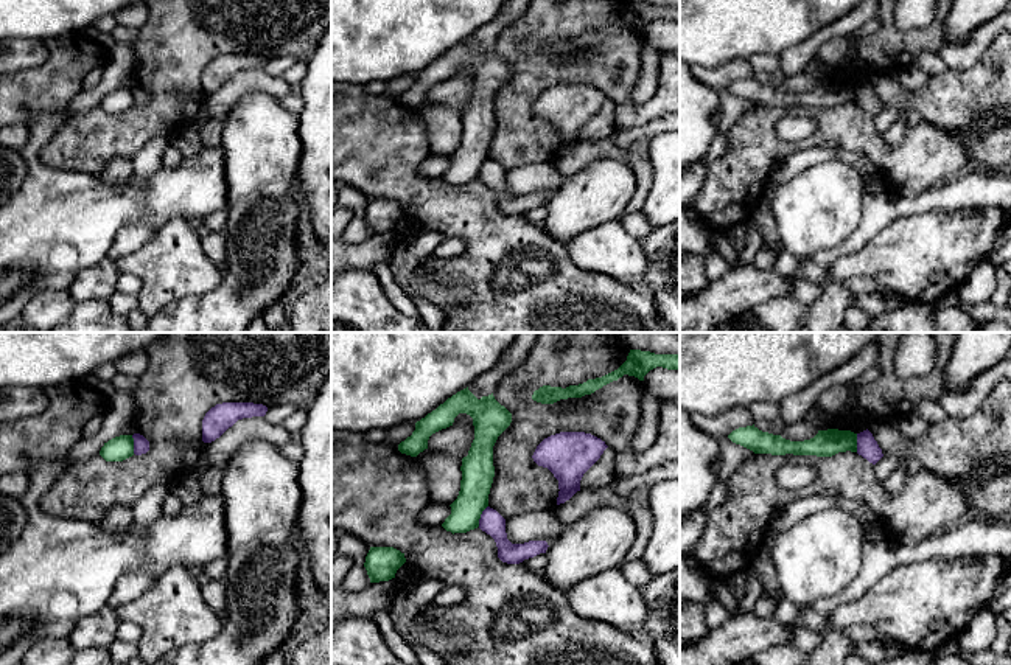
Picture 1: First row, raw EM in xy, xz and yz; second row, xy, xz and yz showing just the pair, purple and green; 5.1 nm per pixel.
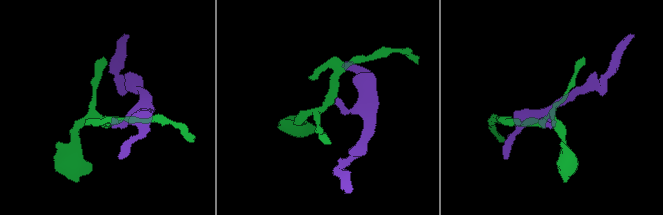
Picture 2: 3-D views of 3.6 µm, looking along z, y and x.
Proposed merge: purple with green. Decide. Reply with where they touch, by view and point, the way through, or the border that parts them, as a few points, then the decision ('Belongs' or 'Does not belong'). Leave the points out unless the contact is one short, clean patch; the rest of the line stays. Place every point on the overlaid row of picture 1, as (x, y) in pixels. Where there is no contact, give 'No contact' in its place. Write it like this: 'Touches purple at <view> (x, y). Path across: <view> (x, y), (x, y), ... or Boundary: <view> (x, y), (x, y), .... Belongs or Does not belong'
Touches purple at xz (481, 516). Boundary: xz (487, 505), (478, 525). Does not belong

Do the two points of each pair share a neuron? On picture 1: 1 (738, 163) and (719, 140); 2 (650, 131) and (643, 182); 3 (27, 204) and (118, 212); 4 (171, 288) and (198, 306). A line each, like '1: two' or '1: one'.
1: two
2: one
3: one
4: two

